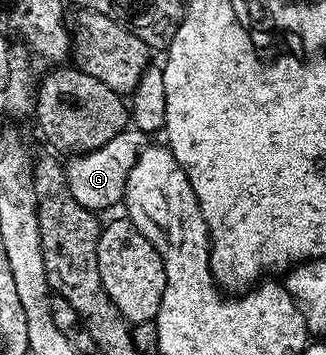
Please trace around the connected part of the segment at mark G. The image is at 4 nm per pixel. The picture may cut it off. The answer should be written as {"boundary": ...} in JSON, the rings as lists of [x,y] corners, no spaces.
{"boundary":[[[128,129],[117,133],[113,141],[105,141],[105,145],[97,149],[72,154],[68,158],[71,160],[66,160],[65,163],[69,193],[81,206],[88,207],[90,211],[96,213],[102,213],[106,207],[120,206],[123,203],[129,169],[133,169],[137,157],[148,143],[148,136],[142,131]]]}

